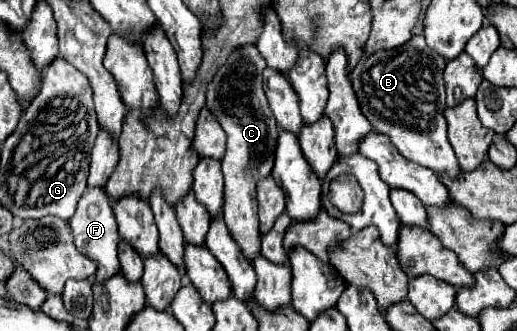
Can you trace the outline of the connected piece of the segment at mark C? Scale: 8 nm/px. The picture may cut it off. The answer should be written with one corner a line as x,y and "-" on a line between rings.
240,46
228,56
228,62
216,70
216,78
212,78
208,86
208,108
220,122
222,130
226,132
226,154
222,158
222,172
224,172
224,222
230,228
234,240
242,248
244,256
252,260
260,252
260,230
256,218
256,184
260,178
266,178
274,166
276,154
276,140
278,140
278,126
272,118
272,110
266,102
262,90
262,72
266,68
264,56
256,50
256,46

